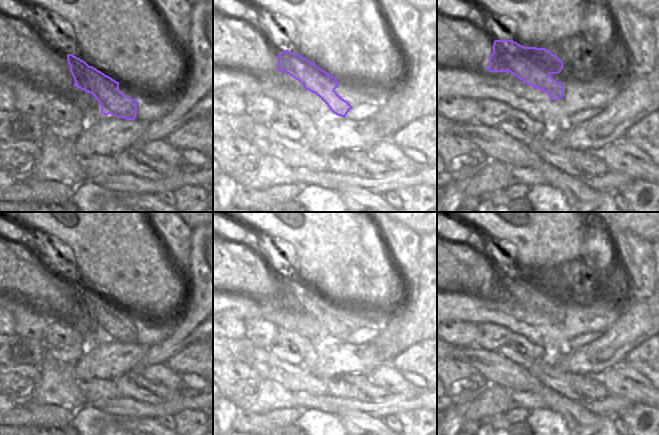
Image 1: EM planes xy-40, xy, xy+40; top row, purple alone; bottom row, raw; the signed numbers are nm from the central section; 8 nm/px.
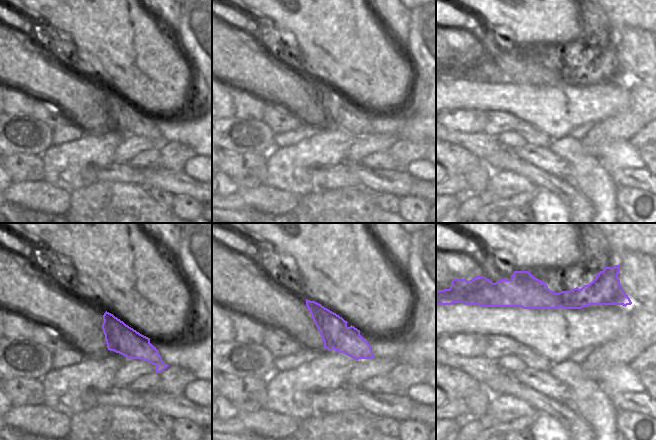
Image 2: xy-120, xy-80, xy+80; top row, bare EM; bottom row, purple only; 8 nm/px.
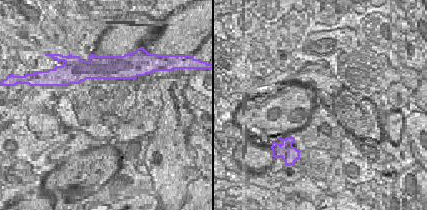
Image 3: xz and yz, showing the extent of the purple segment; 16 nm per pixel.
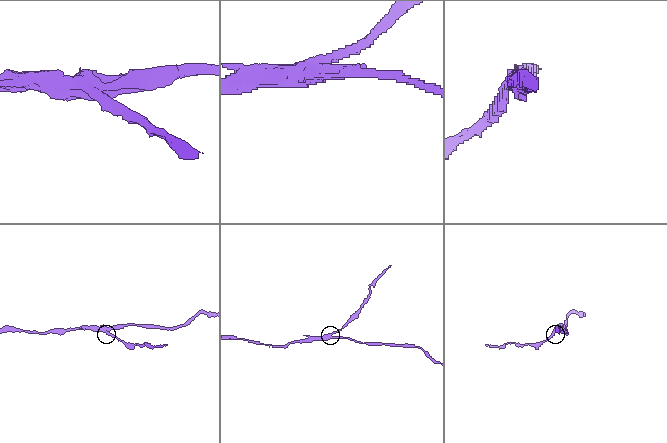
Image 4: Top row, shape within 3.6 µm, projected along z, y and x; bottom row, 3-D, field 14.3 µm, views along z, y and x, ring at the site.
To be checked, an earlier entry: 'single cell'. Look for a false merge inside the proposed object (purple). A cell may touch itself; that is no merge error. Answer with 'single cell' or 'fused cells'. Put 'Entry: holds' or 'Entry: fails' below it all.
fused cells
Entry: fails

